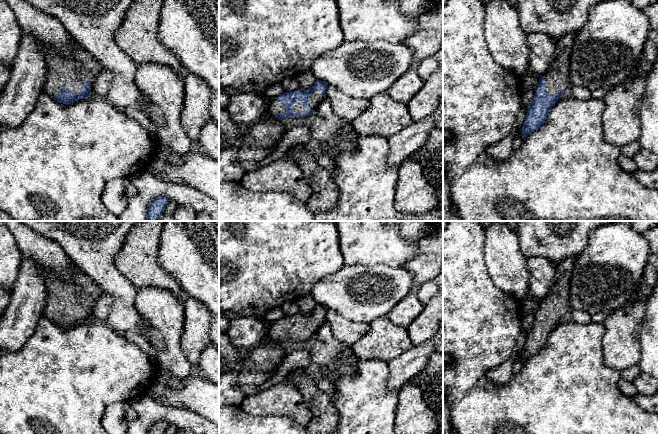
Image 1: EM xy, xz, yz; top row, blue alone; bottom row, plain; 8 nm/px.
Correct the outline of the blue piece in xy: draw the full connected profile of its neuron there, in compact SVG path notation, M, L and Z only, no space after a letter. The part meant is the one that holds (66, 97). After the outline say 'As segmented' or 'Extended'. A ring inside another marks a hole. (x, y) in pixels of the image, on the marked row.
M40 40L47 65L43 91L58 103L71 104L88 97L101 65L75 40L66 53Z. Extended

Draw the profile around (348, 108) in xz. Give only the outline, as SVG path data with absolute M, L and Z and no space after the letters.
M330 85L326 89L326 98L331 101L333 112L342 119L350 122L369 107L369 99L351 97Z

